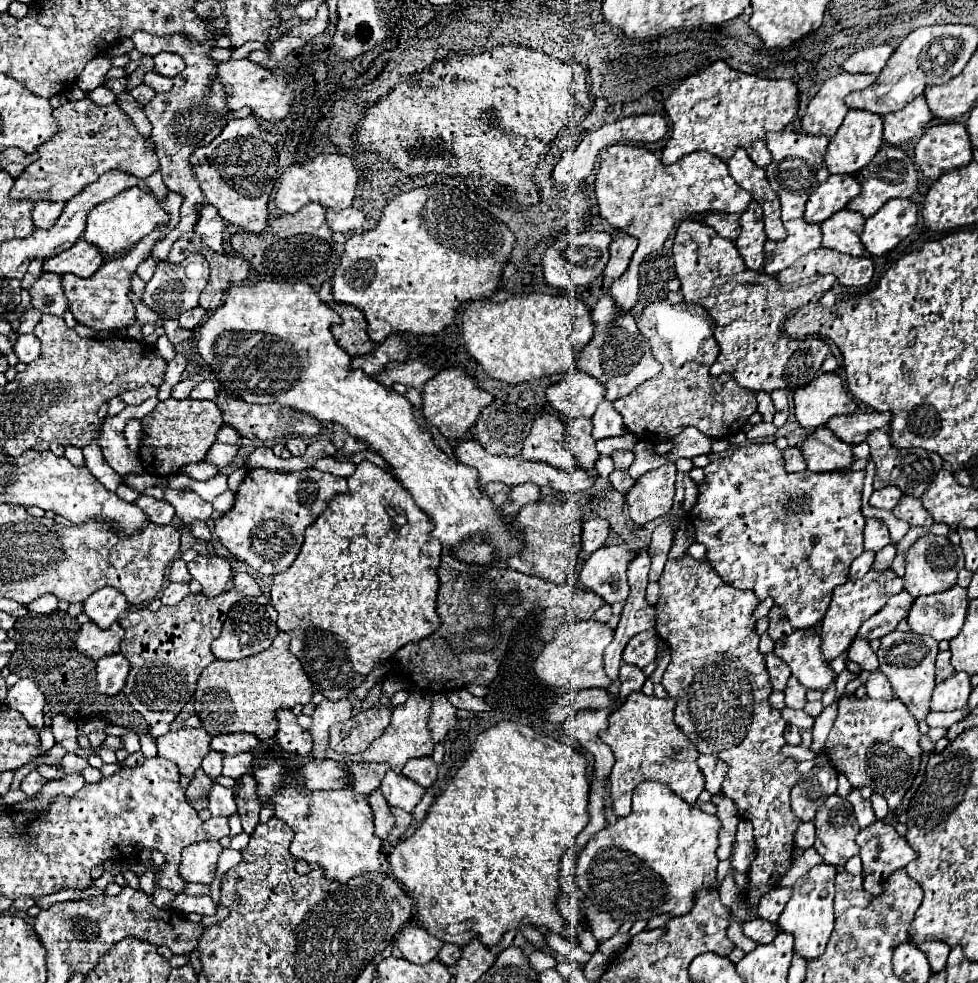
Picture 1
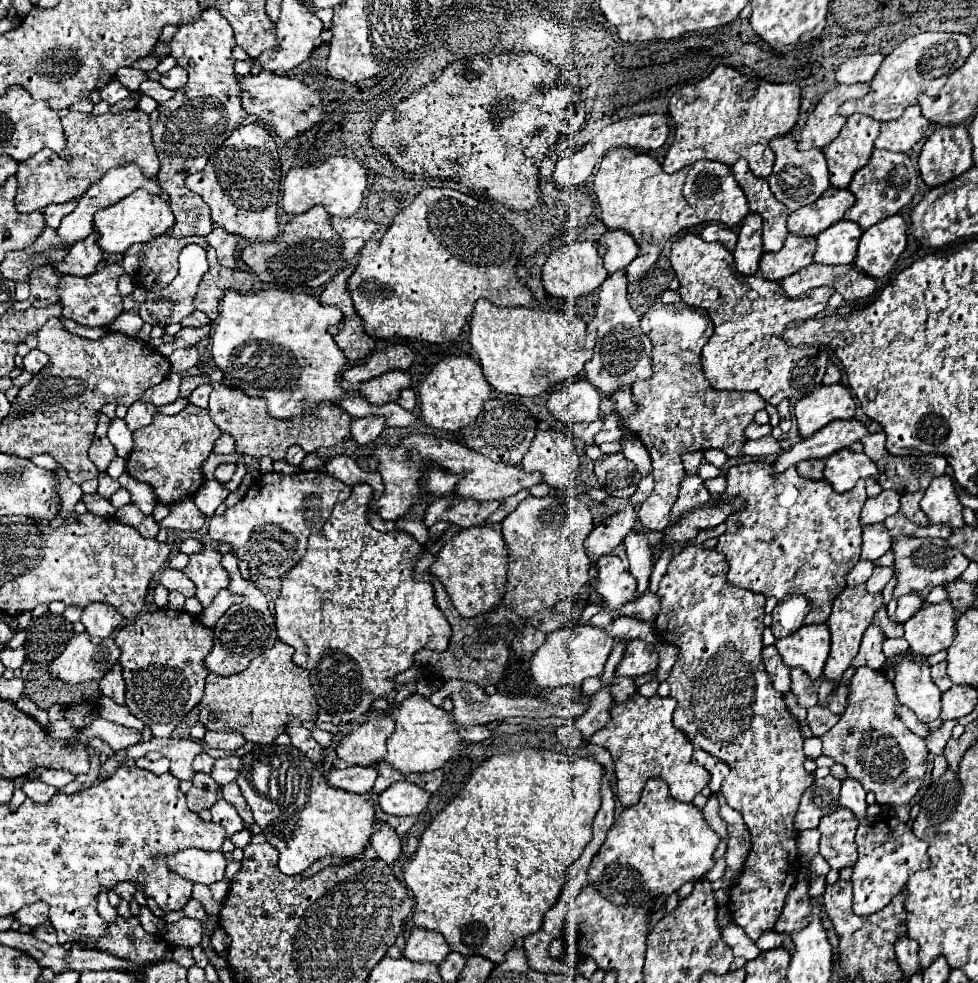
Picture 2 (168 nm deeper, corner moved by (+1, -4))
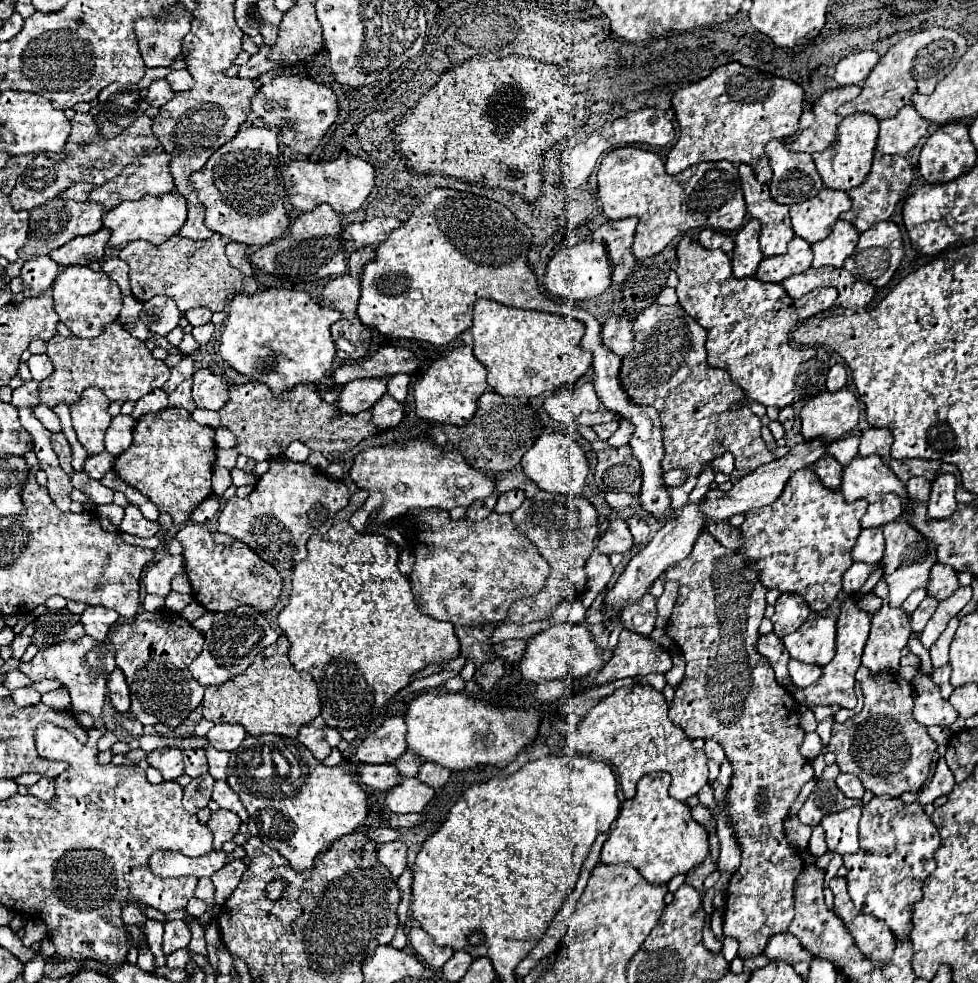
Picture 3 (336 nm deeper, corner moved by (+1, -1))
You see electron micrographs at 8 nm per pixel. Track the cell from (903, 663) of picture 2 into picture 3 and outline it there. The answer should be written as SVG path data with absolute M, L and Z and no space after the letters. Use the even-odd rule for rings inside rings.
M917 674L911 680L911 684L913 684L913 698L915 698L913 716L919 724L949 728L959 718L959 712L947 700L941 698L939 688L933 684L929 676Z

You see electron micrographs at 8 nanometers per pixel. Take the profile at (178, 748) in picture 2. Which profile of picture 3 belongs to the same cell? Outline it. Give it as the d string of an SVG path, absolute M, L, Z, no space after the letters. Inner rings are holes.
M159 748L147 756L149 766L157 768L163 780L175 780L183 770L183 752L179 748Z

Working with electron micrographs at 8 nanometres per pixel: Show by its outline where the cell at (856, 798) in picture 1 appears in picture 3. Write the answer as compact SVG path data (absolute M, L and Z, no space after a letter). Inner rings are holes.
M839 774L835 784L839 786L839 790L847 796L847 798L855 798L855 800L861 800L865 788L863 784L859 782L859 778L855 774Z

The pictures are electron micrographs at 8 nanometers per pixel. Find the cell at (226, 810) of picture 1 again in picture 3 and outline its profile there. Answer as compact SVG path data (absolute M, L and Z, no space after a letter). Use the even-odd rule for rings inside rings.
M229 810L213 812L207 822L209 830L213 832L213 850L221 850L221 846L237 834L239 824L241 824L241 820L235 812L229 812Z

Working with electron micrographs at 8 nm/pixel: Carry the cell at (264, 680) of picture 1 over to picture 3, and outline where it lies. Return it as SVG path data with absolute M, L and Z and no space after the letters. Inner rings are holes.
M279 636L279 640L259 652L253 664L231 682L223 686L205 688L203 698L203 718L213 724L241 724L247 734L279 734L297 738L301 726L311 724L321 712L319 690L315 680L307 672L297 672L289 662L289 640Z

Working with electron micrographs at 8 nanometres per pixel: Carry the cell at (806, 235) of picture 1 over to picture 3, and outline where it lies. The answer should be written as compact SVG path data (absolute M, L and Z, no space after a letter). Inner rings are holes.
M793 238L789 242L789 250L785 254L767 256L761 260L755 278L761 282L781 284L785 278L795 276L795 274L803 274L805 270L809 270L811 260L813 260L811 246L801 238Z

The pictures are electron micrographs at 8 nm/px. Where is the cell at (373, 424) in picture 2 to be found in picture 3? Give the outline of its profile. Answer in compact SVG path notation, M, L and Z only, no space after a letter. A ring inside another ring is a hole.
M385 394L373 408L373 424L377 424L379 428L395 428L401 418L403 418L403 404L395 402L395 398L391 398L389 394Z

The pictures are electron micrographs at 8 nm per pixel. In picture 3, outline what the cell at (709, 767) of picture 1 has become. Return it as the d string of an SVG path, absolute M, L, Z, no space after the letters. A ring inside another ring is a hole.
M693 740L693 746L701 748L707 754L707 758L713 758L715 762L723 762L723 758L725 758L723 748L715 740Z

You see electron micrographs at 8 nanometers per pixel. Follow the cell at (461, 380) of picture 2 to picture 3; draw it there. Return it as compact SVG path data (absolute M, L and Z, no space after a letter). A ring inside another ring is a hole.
M471 346L455 348L445 358L439 358L437 362L433 362L431 368L413 386L417 416L423 420L441 422L441 424L455 424L455 426L467 424L477 410L475 400L489 388L485 378L487 378L487 370L473 356Z

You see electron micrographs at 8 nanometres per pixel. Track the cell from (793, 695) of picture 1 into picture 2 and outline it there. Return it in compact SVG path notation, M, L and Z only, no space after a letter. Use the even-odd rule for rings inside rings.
M791 669L791 693L797 697L799 707L817 705L817 687L821 681L811 681L801 669Z

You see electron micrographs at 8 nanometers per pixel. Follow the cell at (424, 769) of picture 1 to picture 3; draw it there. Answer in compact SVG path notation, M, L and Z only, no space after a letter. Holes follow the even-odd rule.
M427 762L427 764L421 766L417 778L419 778L423 784L431 786L431 788L439 788L439 786L443 786L443 784L449 780L449 776L451 776L451 770L449 770L449 768L443 768L443 766L439 766L439 764Z

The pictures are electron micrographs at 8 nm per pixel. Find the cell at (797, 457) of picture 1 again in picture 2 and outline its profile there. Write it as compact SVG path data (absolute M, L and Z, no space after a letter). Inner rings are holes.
M805 459L797 465L797 471L805 479L823 479L823 461L821 459Z

